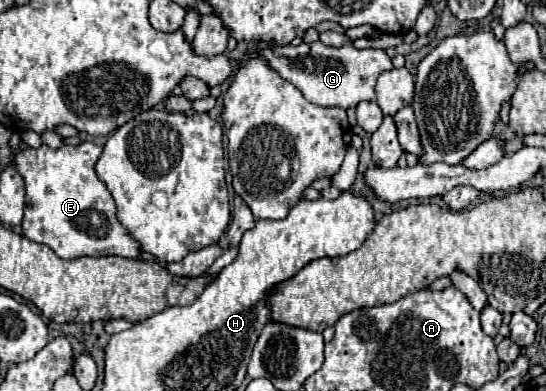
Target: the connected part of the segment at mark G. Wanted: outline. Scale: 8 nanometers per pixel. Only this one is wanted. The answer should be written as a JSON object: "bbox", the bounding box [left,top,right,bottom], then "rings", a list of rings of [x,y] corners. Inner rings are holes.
{"bbox":[263,41,393,109],"rings":[[[321,41],[315,43],[301,43],[297,47],[293,45],[281,45],[275,49],[265,49],[263,57],[269,61],[269,65],[287,81],[291,81],[307,101],[321,105],[321,107],[341,107],[341,109],[349,109],[349,107],[357,107],[361,101],[375,101],[375,81],[383,71],[393,69],[391,59],[387,57],[385,51],[381,49],[355,49],[351,45],[345,47],[327,47]]]}

